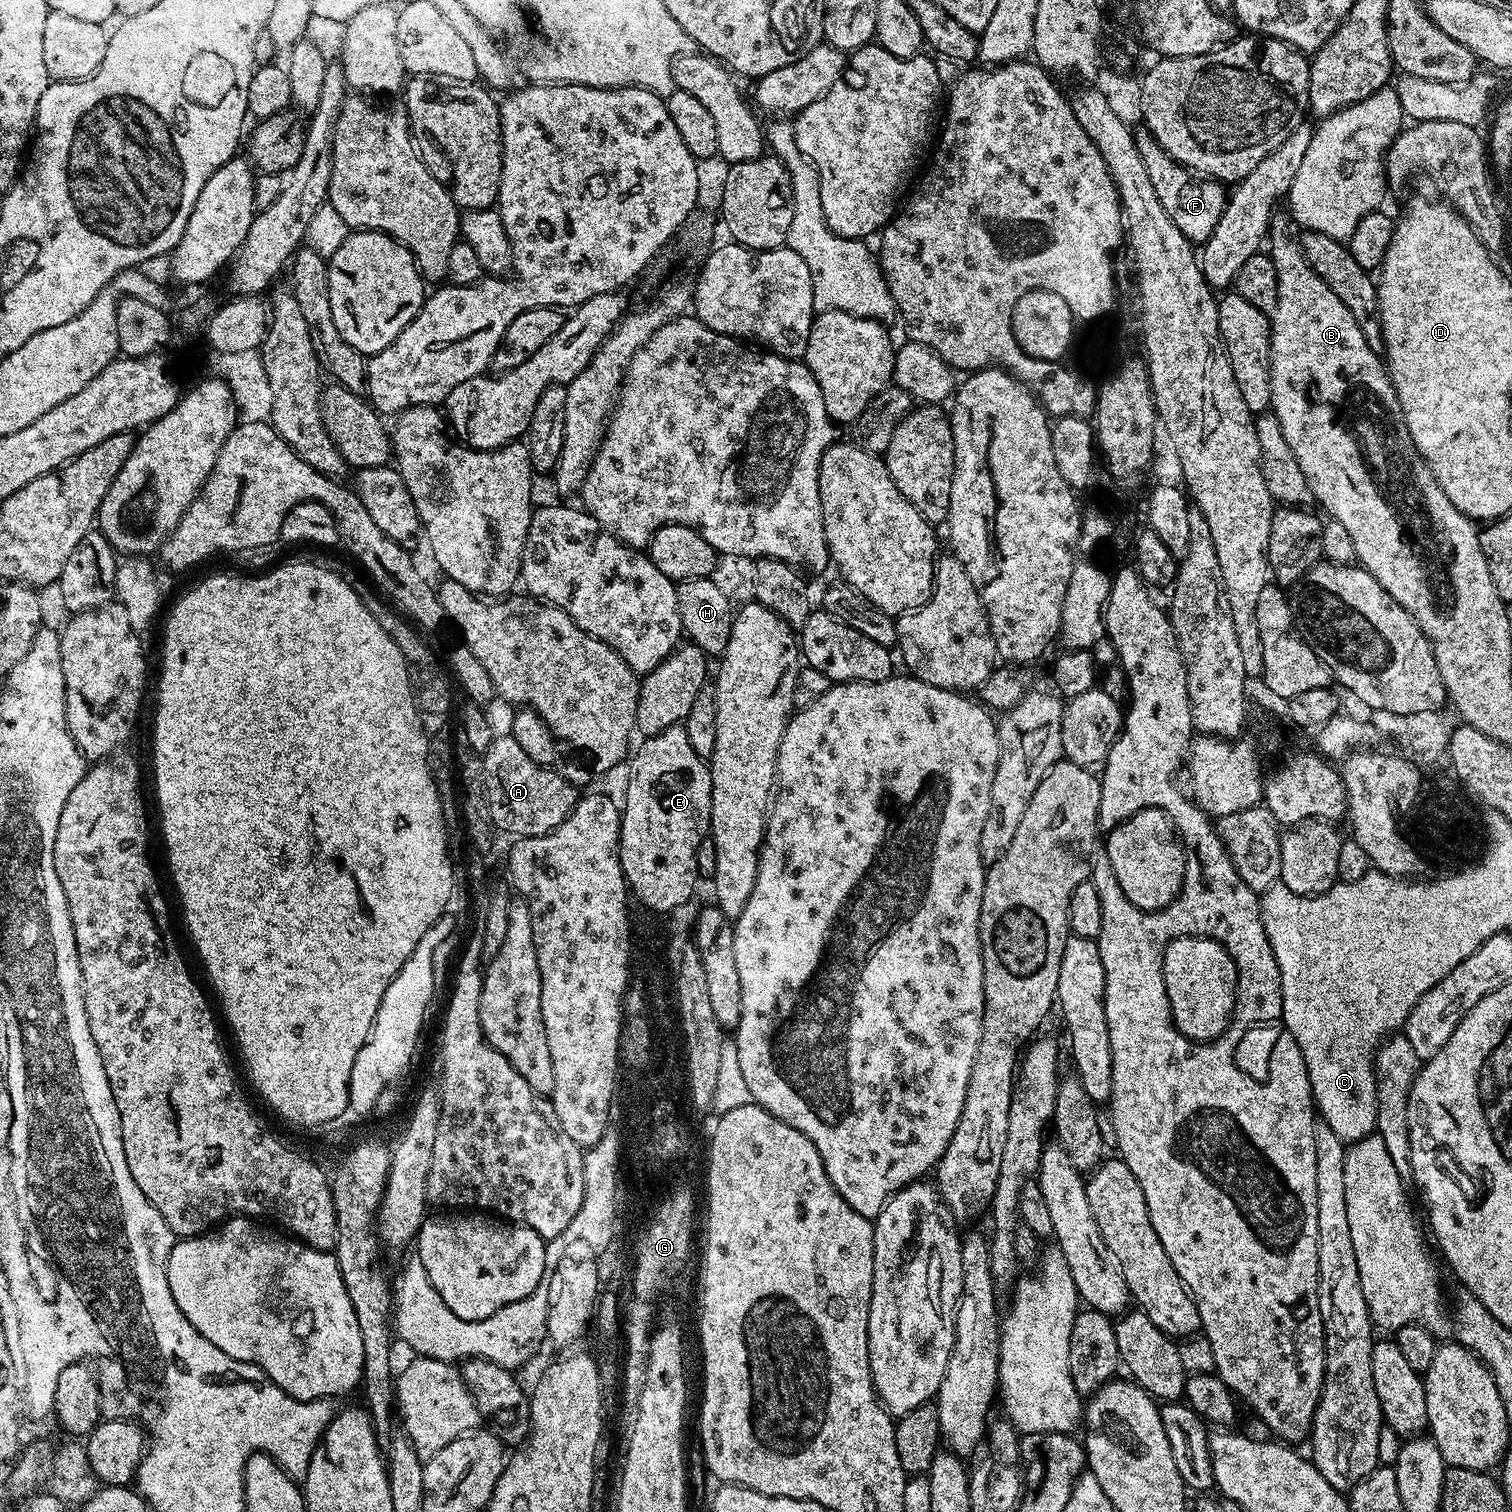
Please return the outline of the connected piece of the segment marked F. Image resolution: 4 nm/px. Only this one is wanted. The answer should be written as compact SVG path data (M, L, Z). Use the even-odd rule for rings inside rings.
M1147 130L1137 131L1135 138L1138 154L1142 154L1142 163L1150 177L1150 186L1154 186L1154 194L1158 194L1162 210L1166 210L1166 218L1170 218L1170 222L1174 222L1174 226L1182 230L1184 237L1193 246L1203 246L1211 238L1214 226L1218 226L1218 218L1222 218L1226 199L1225 185L1215 180L1201 178L1170 159Z

